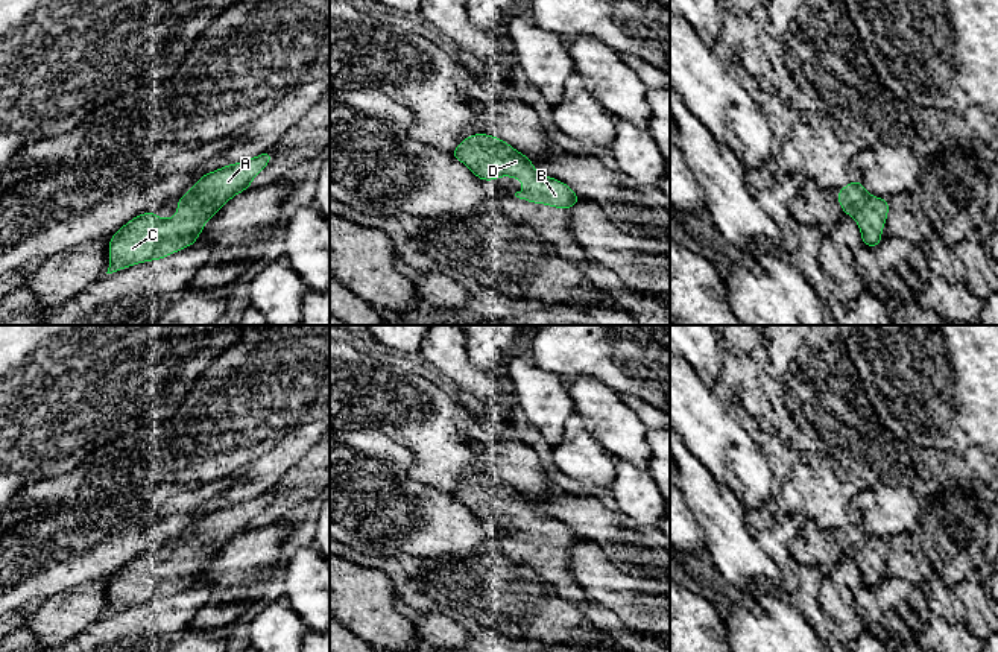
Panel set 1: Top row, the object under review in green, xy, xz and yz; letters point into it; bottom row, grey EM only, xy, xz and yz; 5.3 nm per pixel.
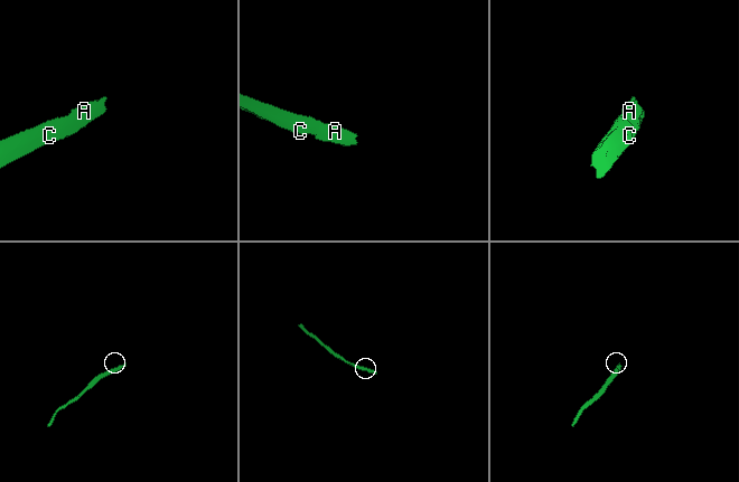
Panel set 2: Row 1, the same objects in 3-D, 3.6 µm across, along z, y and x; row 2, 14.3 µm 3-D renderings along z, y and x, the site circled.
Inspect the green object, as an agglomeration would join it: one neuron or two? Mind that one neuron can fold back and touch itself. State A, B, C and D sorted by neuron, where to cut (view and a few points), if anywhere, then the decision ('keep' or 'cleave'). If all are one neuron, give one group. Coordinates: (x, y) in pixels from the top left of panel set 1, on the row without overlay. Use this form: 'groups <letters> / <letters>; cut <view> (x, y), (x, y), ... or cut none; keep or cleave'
groups A B C D; cut none; keep

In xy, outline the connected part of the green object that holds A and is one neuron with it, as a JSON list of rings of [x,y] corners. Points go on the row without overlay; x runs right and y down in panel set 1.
[[[267,491],[248,502],[207,512],[175,544],[179,555],[159,559],[156,552],[141,553],[109,578],[106,614],[132,605],[169,597],[196,584],[205,561],[216,556],[232,536],[248,530],[252,520],[272,502]]]

